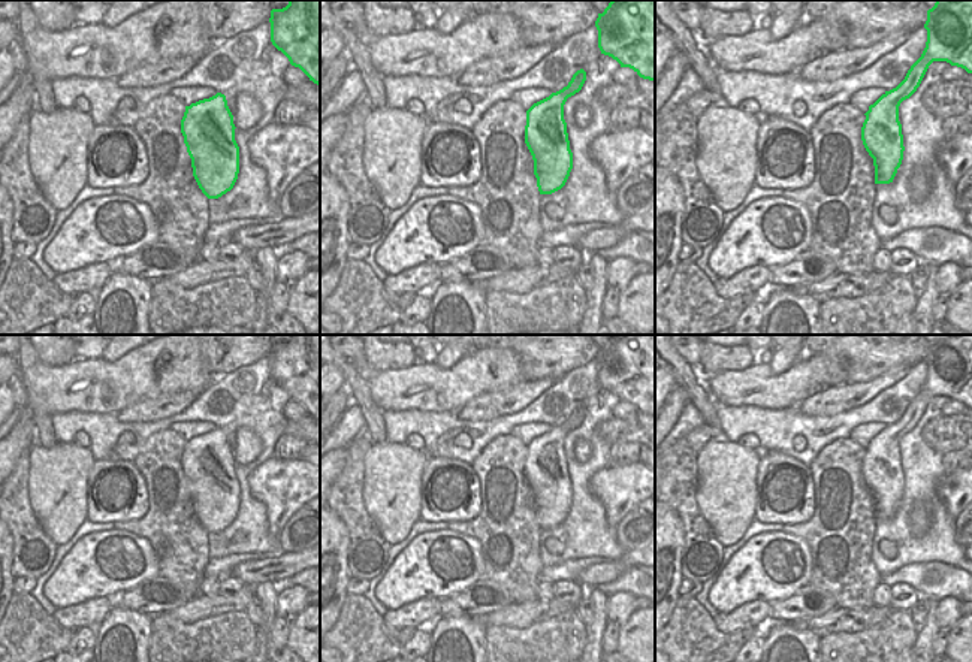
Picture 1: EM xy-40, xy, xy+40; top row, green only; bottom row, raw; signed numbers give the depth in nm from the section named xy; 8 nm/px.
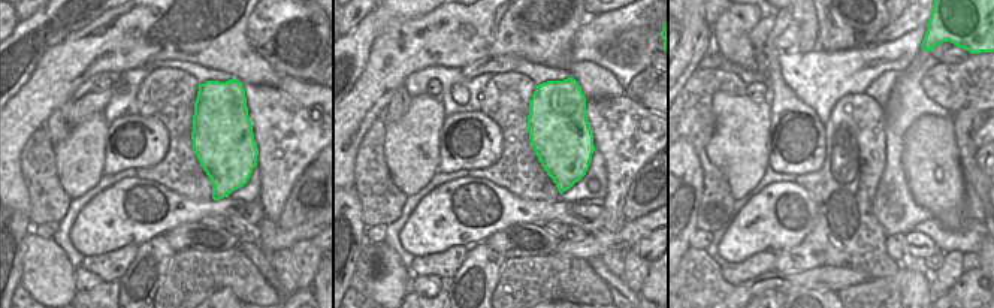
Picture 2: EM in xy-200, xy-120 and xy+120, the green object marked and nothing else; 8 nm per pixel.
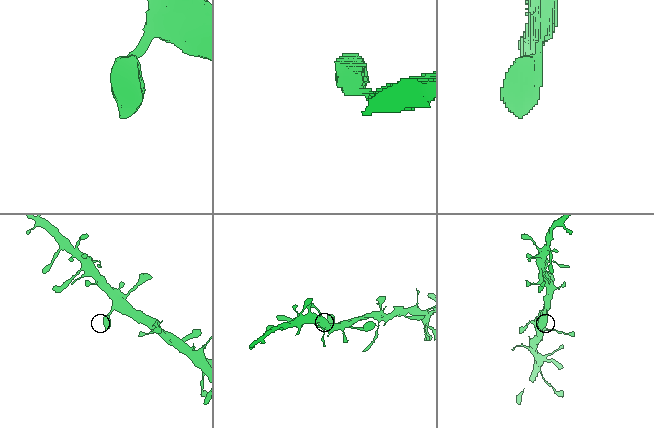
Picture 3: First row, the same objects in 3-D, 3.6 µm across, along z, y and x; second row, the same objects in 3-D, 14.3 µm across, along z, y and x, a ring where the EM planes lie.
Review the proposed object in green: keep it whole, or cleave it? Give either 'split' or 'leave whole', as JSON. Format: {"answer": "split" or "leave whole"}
{"answer": "leave whole"}

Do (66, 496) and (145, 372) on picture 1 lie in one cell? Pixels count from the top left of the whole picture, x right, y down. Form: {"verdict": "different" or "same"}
{"verdict": "different"}

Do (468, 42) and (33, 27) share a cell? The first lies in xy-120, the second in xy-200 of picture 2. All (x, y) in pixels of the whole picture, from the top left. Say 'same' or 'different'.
different

